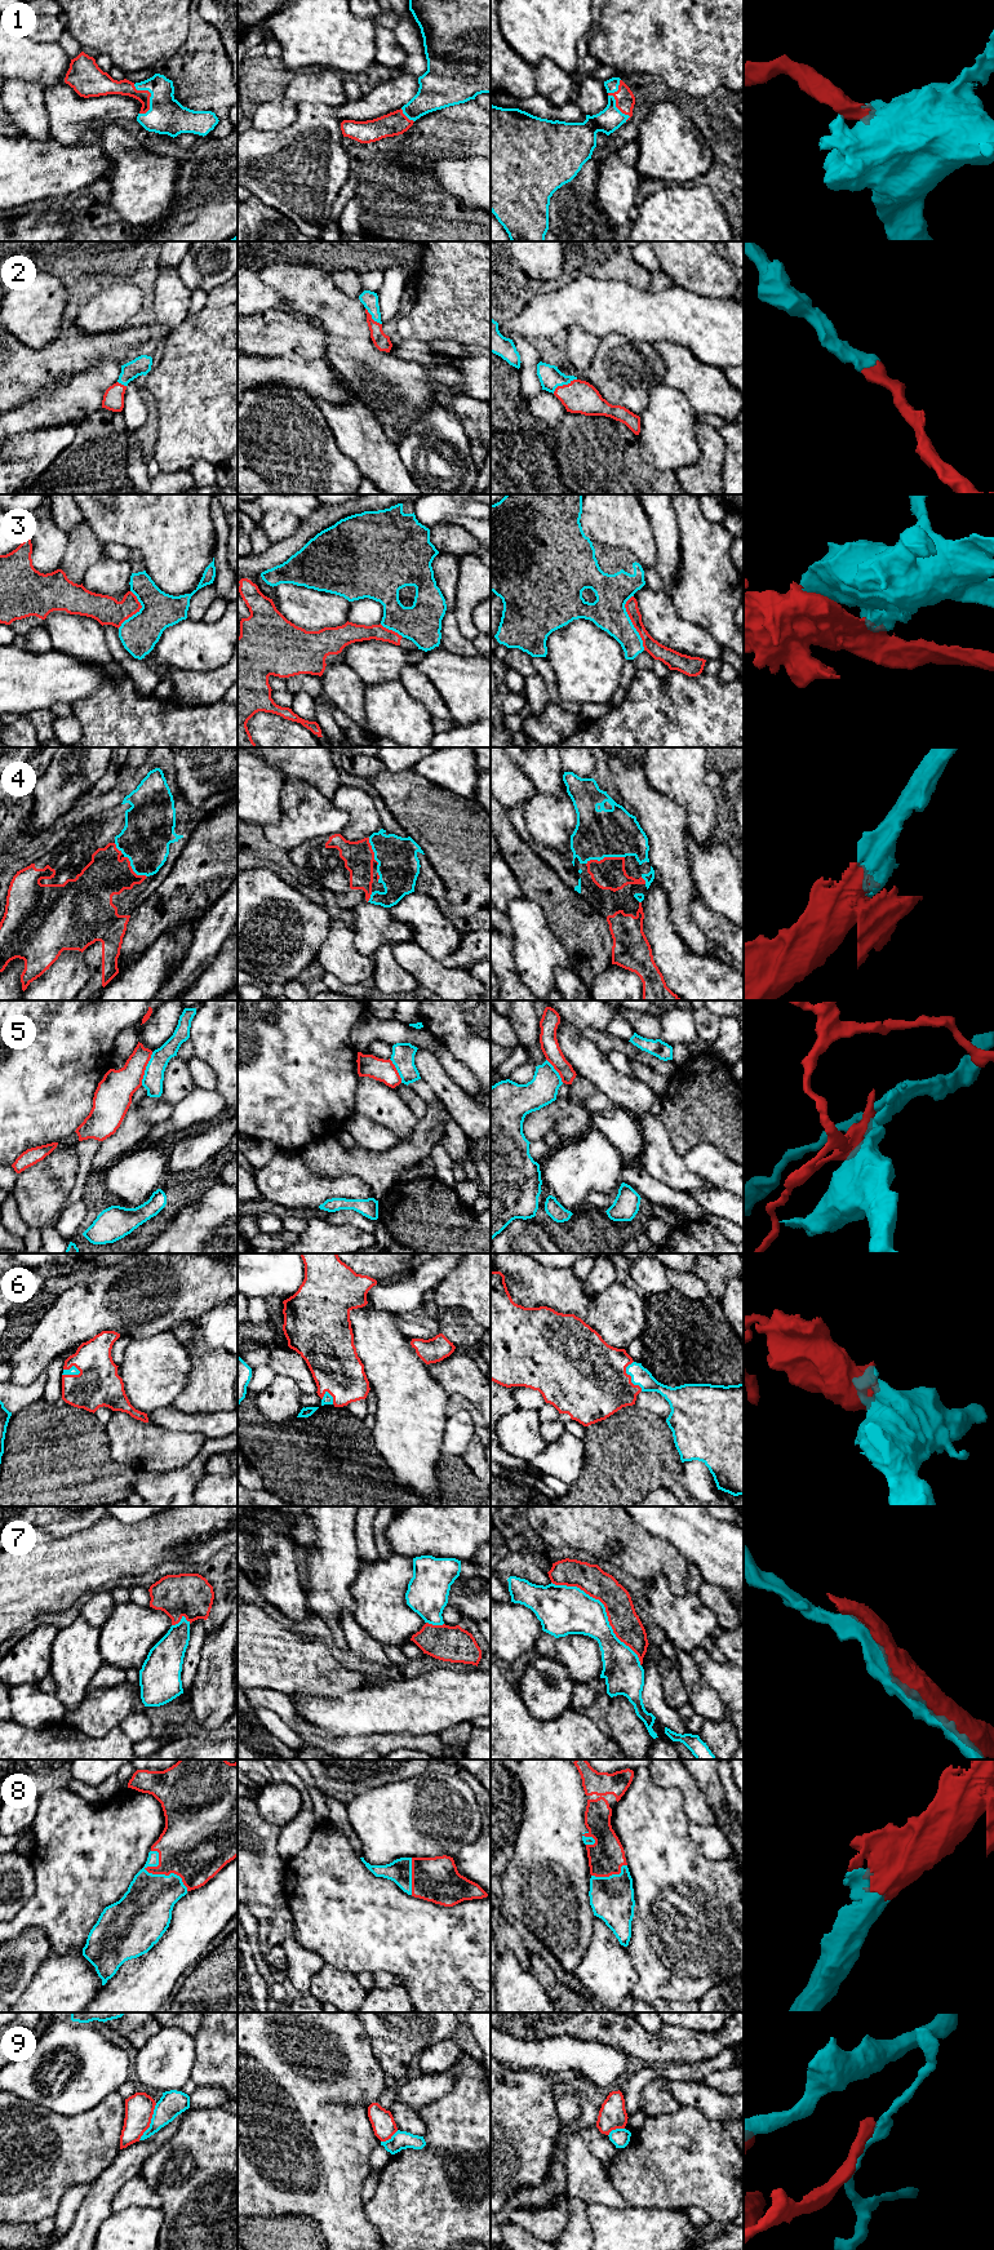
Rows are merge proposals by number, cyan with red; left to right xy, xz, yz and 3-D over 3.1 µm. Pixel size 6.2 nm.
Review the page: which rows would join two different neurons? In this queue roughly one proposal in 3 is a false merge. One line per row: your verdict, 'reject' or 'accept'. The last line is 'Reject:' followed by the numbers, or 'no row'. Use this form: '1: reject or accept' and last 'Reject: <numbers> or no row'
1: accept
2: accept
3: reject
4: accept
5: reject
6: accept
7: reject
8: accept
9: reject
Reject: 3, 5, 7, 9

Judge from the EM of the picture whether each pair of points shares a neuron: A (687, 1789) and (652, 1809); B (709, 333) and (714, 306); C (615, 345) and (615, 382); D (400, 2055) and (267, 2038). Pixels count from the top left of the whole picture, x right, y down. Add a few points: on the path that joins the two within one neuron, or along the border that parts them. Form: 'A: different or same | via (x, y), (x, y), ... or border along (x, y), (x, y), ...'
A: different | border along (652, 1780), (680, 1793), (688, 1822)
B: same | via (714, 327), (714, 313)
C: same | via (615, 354), (615, 373)
D: different | border along (362, 2026), (369, 2040), (372, 2054), (386, 2075)

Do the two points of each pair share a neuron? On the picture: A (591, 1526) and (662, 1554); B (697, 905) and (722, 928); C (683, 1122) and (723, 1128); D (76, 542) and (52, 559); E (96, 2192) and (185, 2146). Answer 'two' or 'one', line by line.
A: one
B: one
C: one
D: two
E: two

